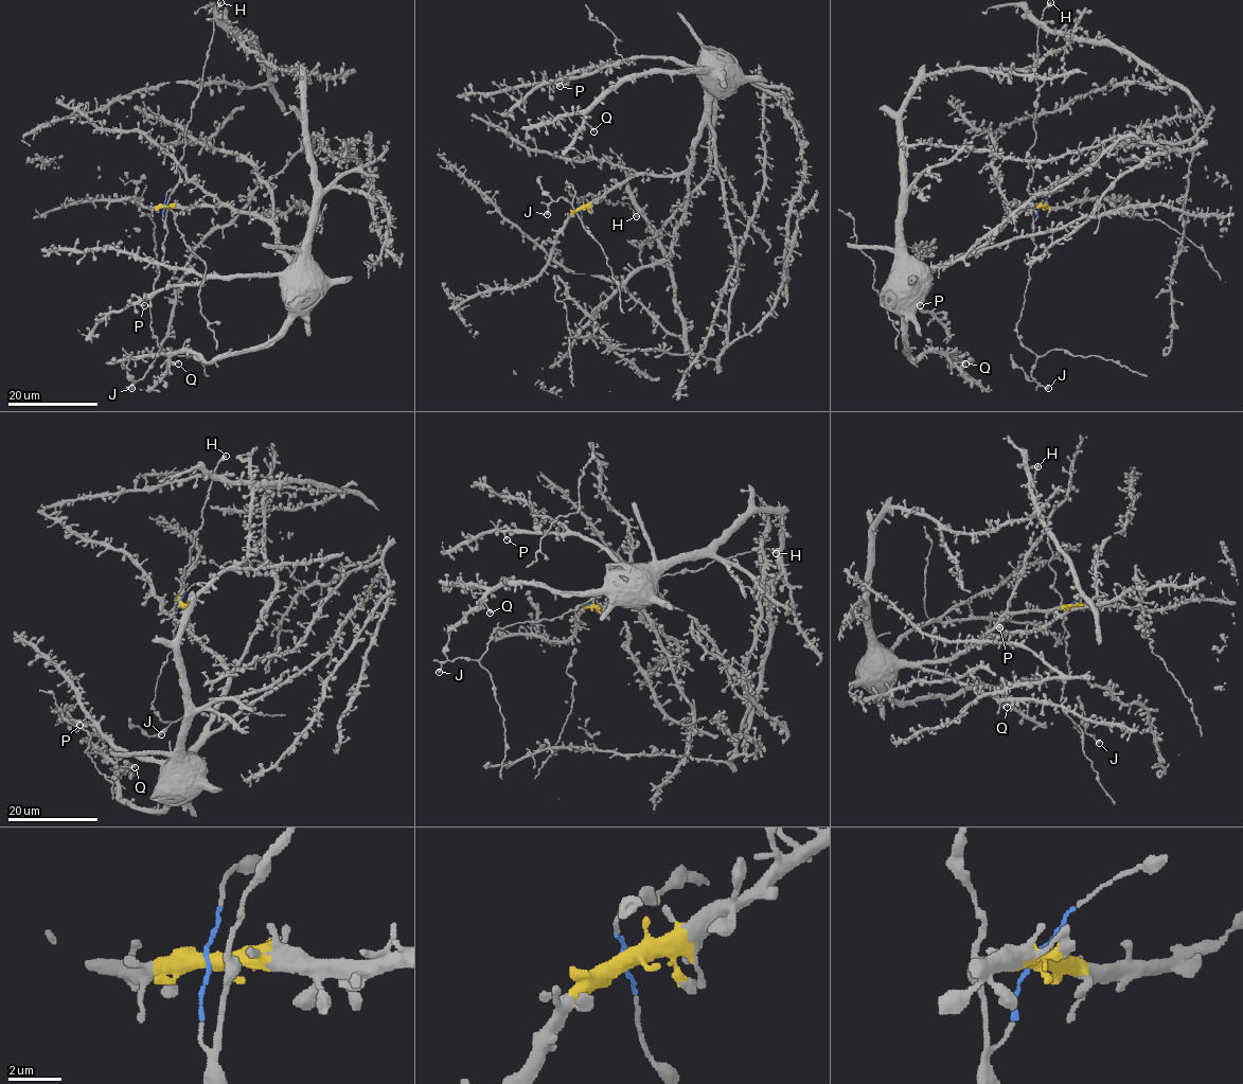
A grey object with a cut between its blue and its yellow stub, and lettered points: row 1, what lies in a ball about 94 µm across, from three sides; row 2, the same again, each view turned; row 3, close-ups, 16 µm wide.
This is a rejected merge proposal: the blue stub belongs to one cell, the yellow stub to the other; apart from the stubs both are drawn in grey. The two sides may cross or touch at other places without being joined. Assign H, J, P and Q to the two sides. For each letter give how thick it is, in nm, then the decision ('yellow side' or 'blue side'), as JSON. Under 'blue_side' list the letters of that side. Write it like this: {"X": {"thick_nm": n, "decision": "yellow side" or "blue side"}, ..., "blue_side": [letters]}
{"H": {"thick_nm": 440, "decision": "blue side"}, "J": {"thick_nm": 600, "decision": "blue side"}, "P": {"thick_nm": 320, "decision": "yellow side"}, "Q": {"thick_nm": 380, "decision": "yellow side"}, "blue_side": ["H", "J"]}

